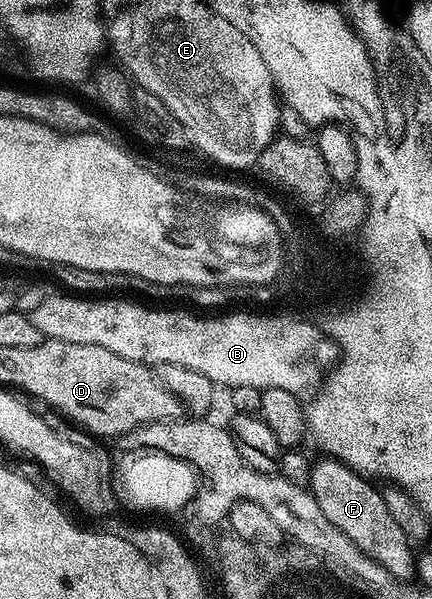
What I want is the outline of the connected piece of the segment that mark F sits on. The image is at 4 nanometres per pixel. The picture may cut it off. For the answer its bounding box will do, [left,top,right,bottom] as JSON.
[308,456,416,579]

